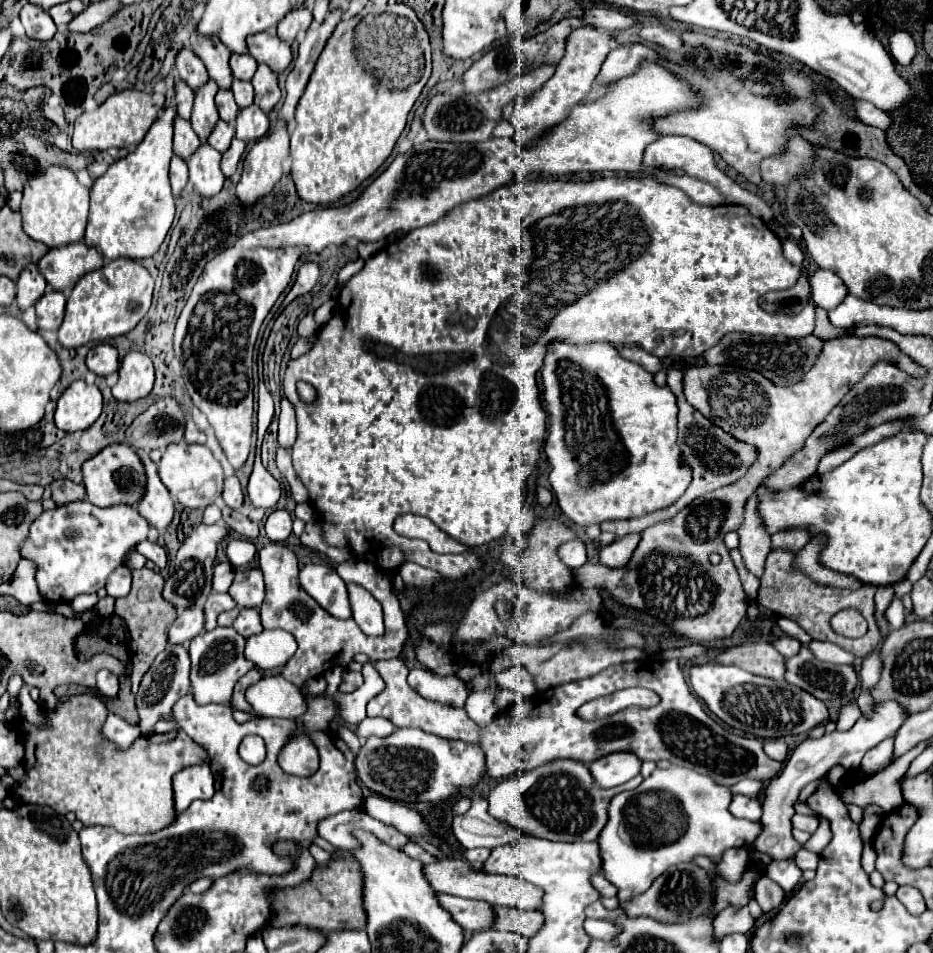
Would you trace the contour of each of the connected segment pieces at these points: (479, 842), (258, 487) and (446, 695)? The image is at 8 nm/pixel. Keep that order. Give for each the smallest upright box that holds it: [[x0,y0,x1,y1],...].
[[452,793,518,849],[248,455,280,509],[408,667,468,707]]

